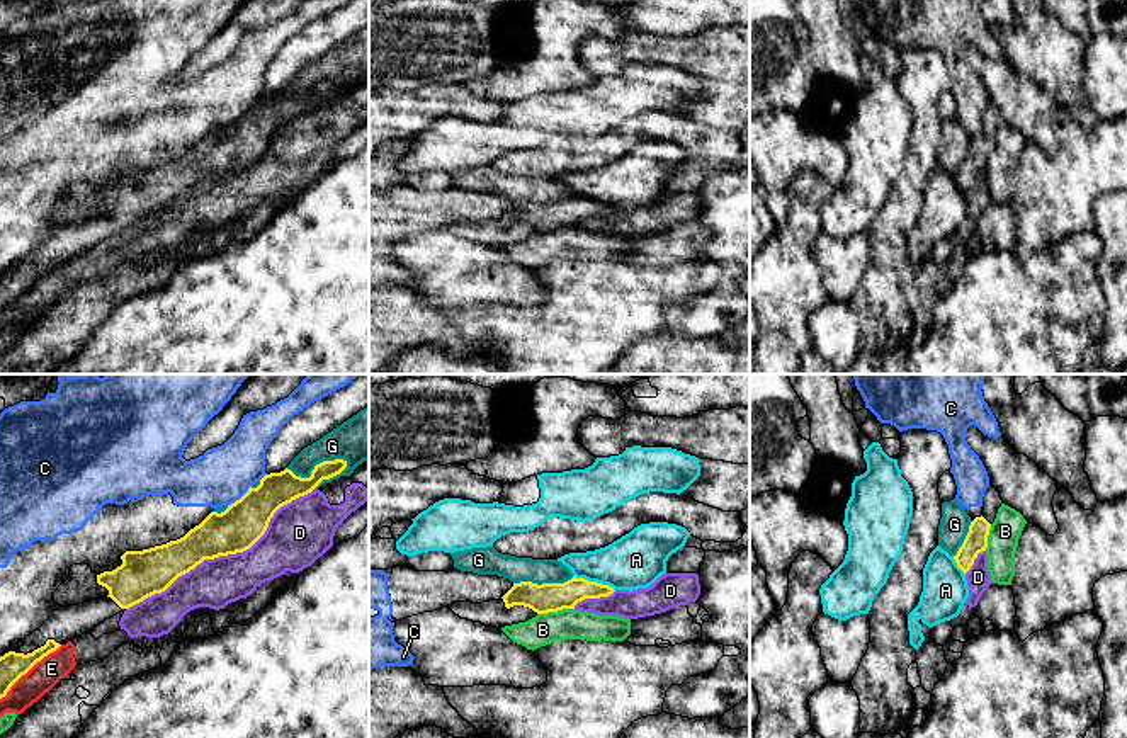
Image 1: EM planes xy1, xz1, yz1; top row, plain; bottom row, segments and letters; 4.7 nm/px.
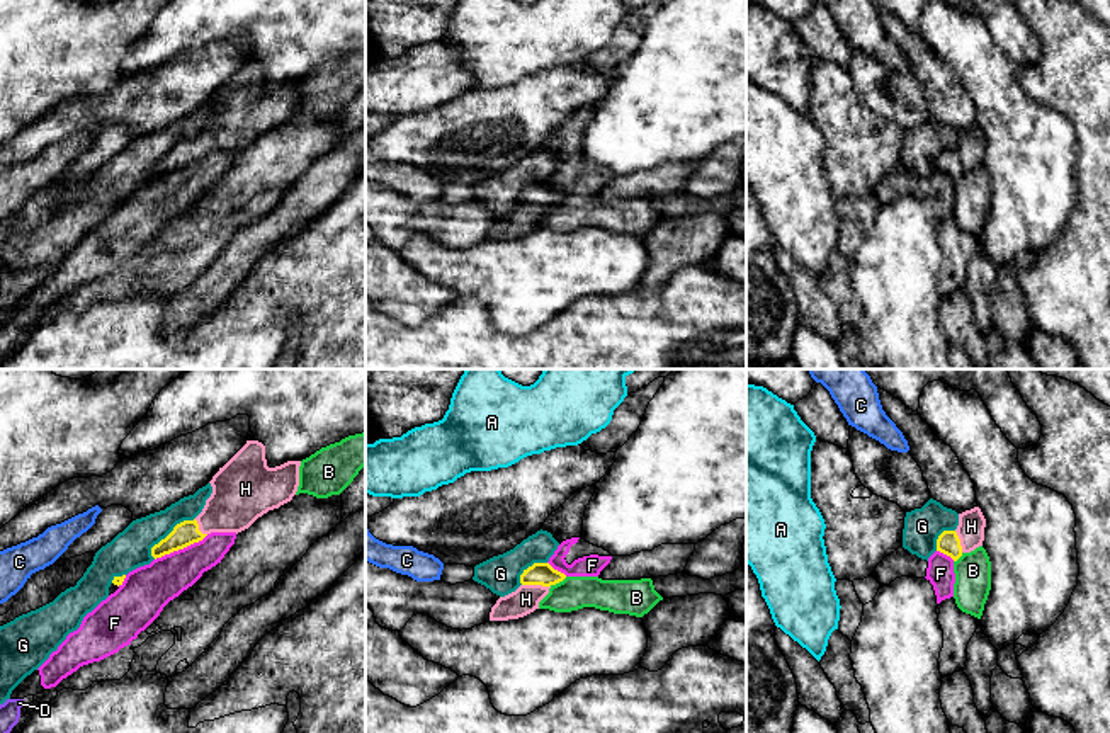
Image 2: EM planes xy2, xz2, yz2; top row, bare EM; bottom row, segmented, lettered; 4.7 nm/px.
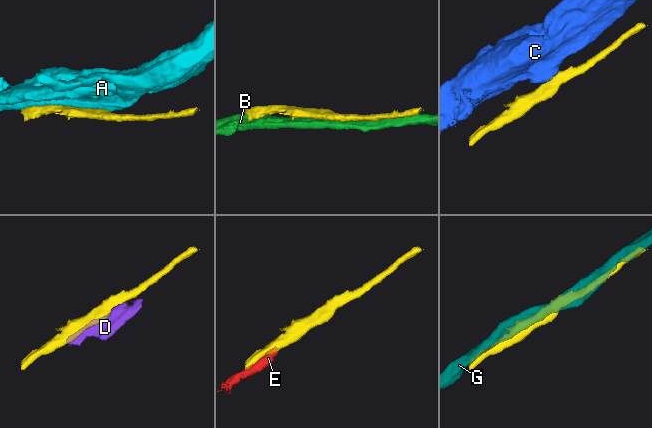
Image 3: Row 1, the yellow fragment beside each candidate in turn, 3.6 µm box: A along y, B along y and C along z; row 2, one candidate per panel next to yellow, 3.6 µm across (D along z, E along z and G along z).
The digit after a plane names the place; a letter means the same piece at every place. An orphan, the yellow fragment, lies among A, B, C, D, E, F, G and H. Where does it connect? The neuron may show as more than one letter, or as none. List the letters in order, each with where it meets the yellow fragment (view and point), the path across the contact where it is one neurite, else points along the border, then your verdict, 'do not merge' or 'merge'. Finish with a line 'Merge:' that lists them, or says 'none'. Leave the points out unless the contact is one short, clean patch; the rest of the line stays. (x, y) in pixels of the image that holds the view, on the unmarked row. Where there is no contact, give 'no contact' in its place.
A: meets yellow in xz1 at (594, 201); do not merge
B: meets yellow in xz1 at (555, 230); do not merge
C: meets yellow in xy1 at (242, 116); border along xy1 (250, 104), (228, 124); do not merge
D: meets yellow in xy1 at (223, 174); do not merge
E: meets yellow in xy1 at (29, 288); do not merge
F: meets yellow in xy2 at (181, 167); do not merge
G: meets yellow in xy1 at (315, 85); do not merge
H: meets yellow in xz2 at (536, 203); merge
Merge: H

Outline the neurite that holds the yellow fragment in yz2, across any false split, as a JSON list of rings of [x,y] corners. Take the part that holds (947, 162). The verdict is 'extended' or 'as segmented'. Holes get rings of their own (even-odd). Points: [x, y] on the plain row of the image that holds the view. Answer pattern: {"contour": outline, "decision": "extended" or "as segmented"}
{"contour": [[[979,126],[959,133],[955,150],[943,150],[937,158],[937,170],[957,180],[964,172],[983,165],[986,138]]], "decision": "extended"}

